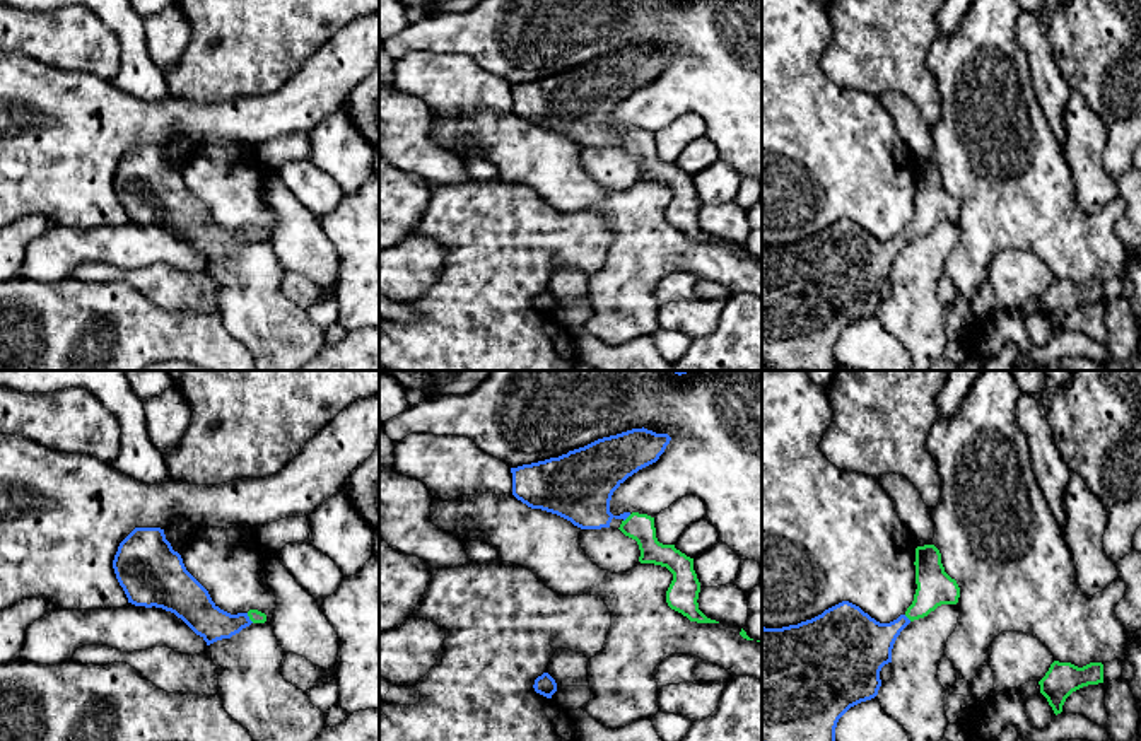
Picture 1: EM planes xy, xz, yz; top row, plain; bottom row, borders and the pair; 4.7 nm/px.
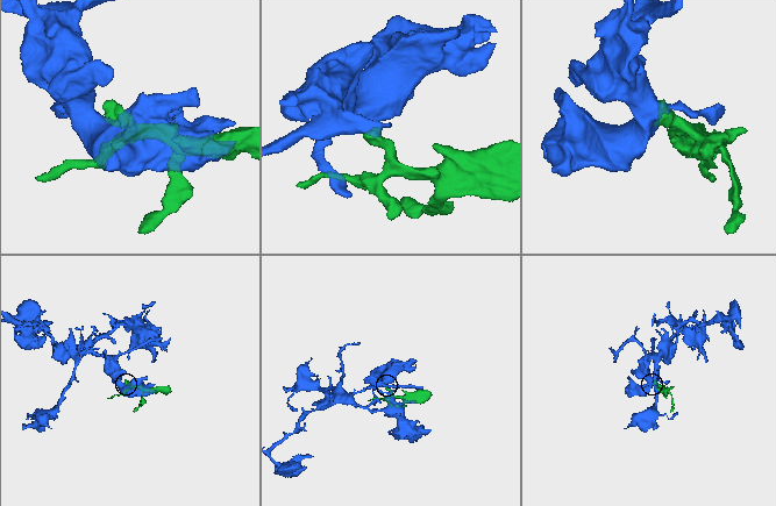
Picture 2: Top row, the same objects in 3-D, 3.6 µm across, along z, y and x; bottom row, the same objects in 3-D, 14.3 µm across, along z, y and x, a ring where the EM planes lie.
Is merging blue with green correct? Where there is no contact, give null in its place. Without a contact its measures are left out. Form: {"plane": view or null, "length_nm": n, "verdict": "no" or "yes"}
{"plane": "xy", "length_nm": 60, "verdict": "yes"}

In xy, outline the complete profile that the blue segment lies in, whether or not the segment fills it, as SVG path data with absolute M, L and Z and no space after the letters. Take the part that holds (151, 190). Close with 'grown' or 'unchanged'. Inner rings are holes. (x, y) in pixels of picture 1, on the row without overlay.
M135 145L118 164L113 186L128 220L162 225L181 236L207 263L231 256L251 241L265 241L258 227L231 232L186 188L161 145Z | grown

